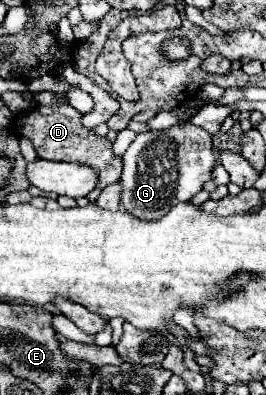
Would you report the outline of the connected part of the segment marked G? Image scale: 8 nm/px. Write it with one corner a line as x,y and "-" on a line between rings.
189,122
171,126
169,130
137,134
123,156
121,184
125,184
123,208
137,218
161,218
179,202
189,202
207,180
215,166
211,136

